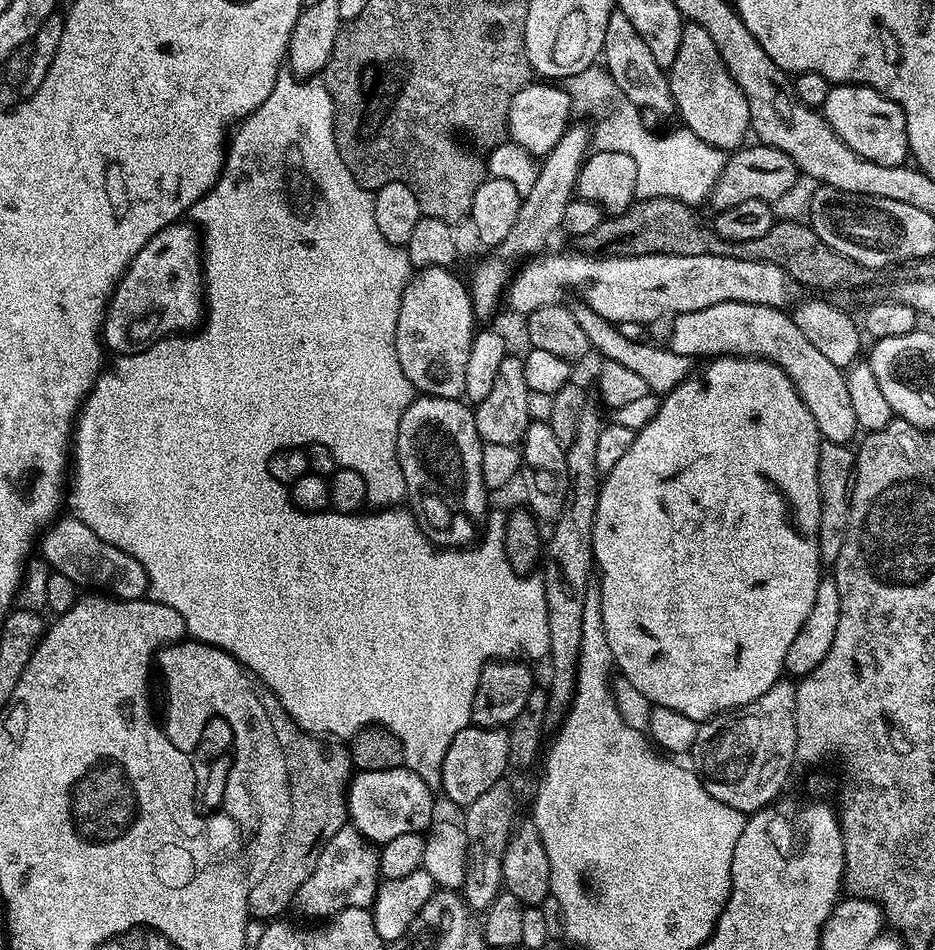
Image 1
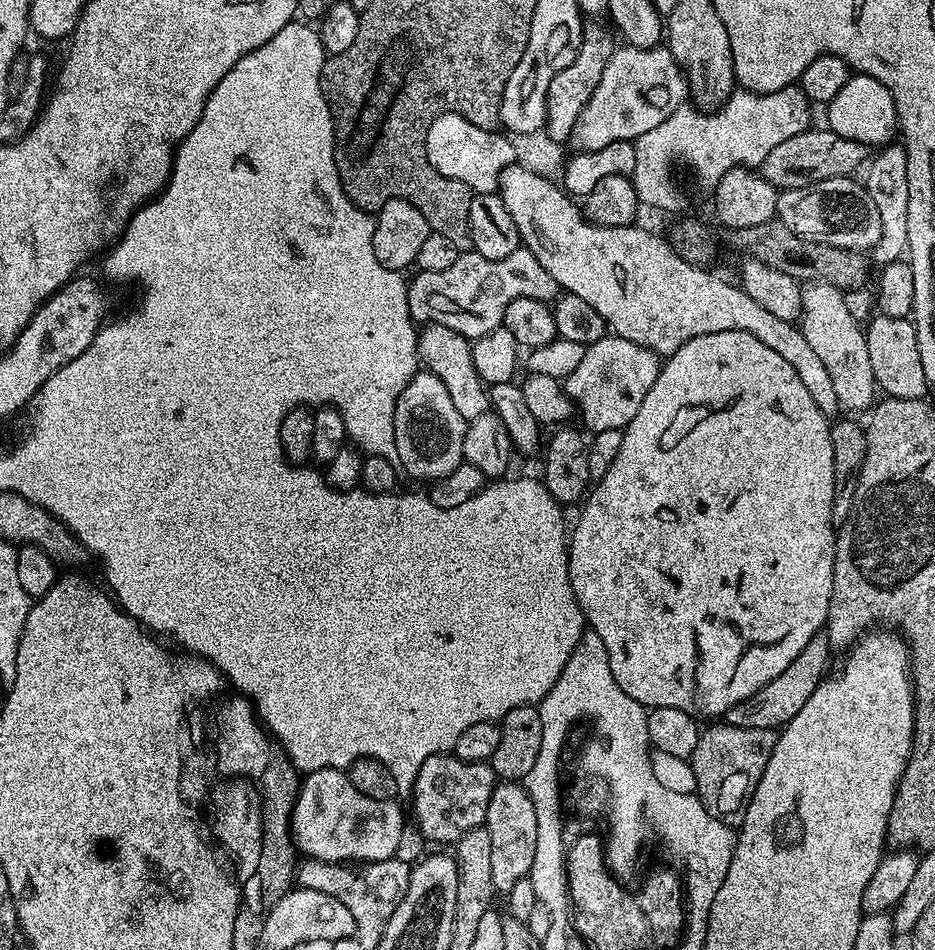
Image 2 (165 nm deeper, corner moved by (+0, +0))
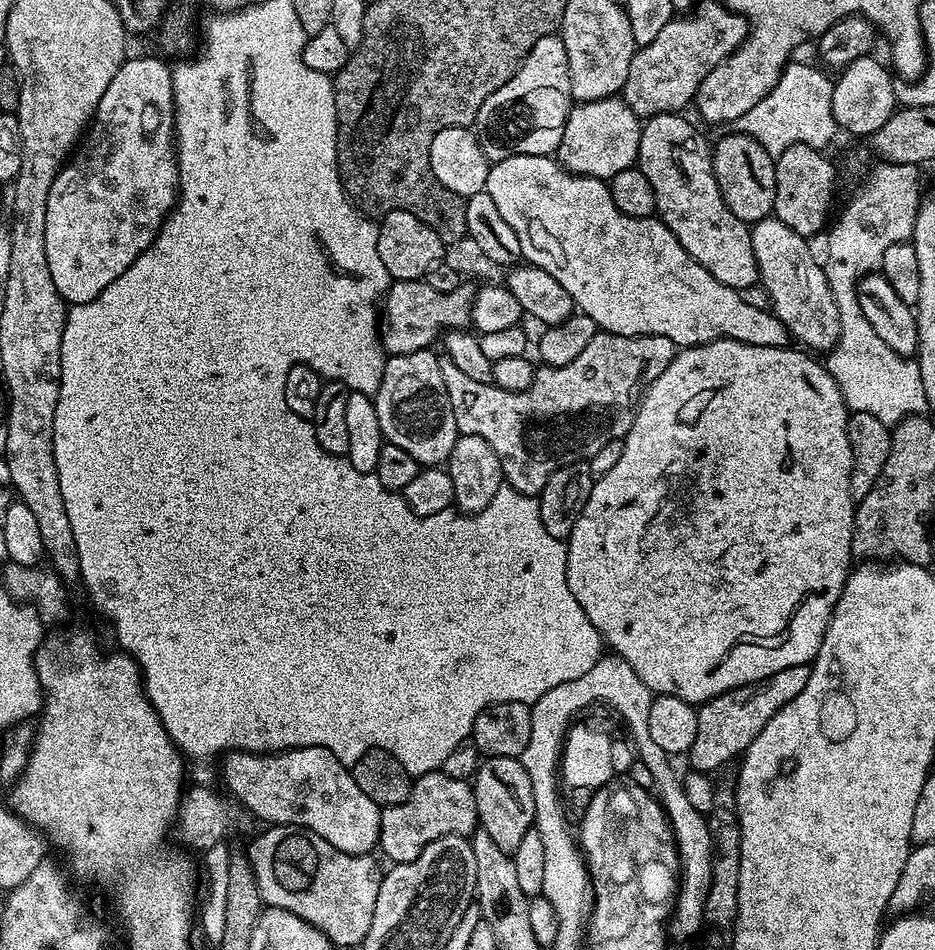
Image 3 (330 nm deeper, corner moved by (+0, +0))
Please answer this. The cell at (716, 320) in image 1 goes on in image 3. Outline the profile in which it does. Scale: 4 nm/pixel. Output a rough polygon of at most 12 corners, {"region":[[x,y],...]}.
{"region":[[552,156],[486,190],[597,329],[789,347],[658,218]]}

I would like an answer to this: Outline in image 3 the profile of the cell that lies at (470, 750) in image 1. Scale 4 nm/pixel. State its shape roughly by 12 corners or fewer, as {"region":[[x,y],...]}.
{"region":[[442,770],[380,813],[379,851],[414,862],[477,831],[469,781]]}

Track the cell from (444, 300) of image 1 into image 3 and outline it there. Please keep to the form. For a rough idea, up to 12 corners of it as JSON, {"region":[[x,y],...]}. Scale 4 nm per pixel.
{"region":[[597,331],[507,392],[440,360],[457,433],[507,487],[624,439],[678,345]]}

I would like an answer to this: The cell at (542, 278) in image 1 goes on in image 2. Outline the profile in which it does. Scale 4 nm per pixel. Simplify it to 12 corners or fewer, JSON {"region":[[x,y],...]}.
{"region":[[523,246],[501,260],[464,250],[417,271],[408,305],[420,326],[469,342],[501,327],[514,298],[562,292]]}

